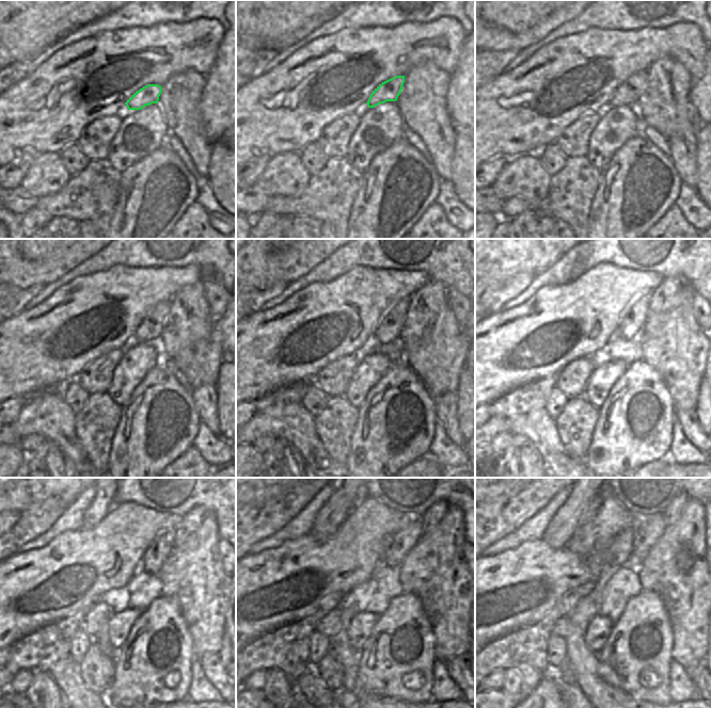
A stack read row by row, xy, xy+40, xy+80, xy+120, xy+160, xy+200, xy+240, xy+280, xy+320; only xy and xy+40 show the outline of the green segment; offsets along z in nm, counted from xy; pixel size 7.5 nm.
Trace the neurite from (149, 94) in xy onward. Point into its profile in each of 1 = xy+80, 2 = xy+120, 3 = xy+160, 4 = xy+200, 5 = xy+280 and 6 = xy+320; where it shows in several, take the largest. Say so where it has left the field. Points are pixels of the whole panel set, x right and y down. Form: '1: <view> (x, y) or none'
1: xy+80 (628, 93)
2: xy+120 (149, 330)
3: xy+160 (391, 324)
4: xy+200 (631, 324)
5: xy+280 (404, 541)
6: xy+320 (648, 530)

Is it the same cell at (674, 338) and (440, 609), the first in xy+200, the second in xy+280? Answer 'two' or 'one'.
one

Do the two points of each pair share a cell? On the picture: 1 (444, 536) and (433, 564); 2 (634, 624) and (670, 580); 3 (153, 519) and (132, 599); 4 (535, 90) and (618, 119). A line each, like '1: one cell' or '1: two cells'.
1: one cell
2: two cells
3: two cells
4: two cells

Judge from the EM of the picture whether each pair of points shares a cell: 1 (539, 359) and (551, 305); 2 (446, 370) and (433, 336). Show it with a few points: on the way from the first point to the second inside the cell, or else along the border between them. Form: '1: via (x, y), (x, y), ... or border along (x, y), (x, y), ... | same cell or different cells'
1: via (539, 346), (538, 327), (547, 319) | same cell
2: via (440, 361), (440, 344) | same cell

